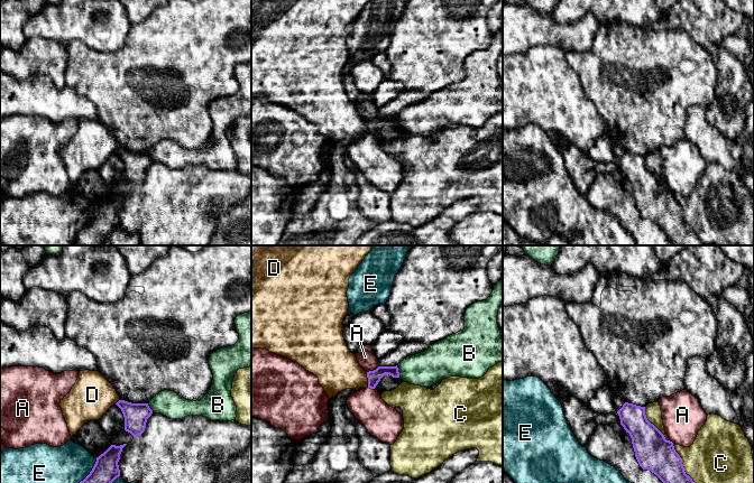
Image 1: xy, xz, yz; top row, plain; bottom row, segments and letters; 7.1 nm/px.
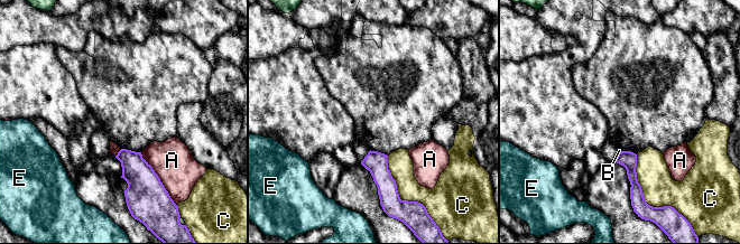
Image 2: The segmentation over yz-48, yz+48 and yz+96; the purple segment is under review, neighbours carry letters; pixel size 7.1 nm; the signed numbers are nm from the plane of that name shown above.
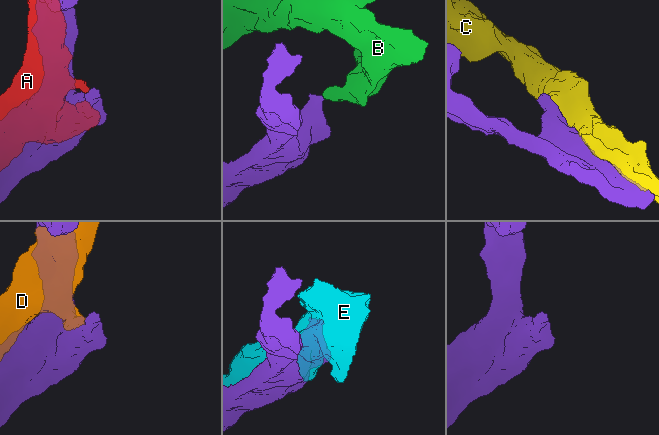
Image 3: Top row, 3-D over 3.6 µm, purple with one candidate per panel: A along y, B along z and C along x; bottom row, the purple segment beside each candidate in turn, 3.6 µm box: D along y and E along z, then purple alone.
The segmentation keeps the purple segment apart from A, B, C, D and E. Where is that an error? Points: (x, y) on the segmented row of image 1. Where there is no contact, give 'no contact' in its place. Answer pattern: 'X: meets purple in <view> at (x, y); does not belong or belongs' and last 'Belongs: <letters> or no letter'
A: meets purple in xz at (374, 370); does not belong
B: meets purple in xz at (397, 371); does not belong
C: meets purple in yz at (681, 463); does not belong
D: meets purple in xz at (368, 380); does not belong
E: meets purple in xy at (91, 471); does not belong
Belongs: no letter

